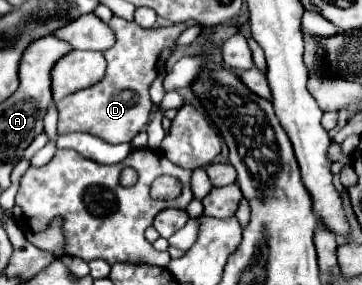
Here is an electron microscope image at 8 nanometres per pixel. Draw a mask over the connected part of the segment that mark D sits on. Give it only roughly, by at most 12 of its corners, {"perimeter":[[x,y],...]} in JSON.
{"perimeter":[[113,16],[107,76],[57,102],[59,134],[131,142],[163,50],[189,24]]}

